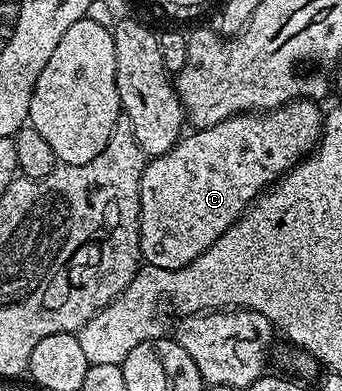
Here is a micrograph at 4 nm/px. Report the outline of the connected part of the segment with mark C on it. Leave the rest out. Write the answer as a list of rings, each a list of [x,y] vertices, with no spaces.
[[[294,100],[288,104],[282,104],[279,108],[268,108],[265,112],[245,112],[237,116],[231,116],[228,120],[217,122],[208,128],[200,128],[192,131],[190,134],[184,135],[179,143],[174,144],[168,152],[148,159],[145,170],[141,174],[141,186],[139,187],[139,254],[146,263],[164,268],[172,272],[181,266],[185,266],[189,262],[193,262],[193,258],[197,258],[205,250],[209,250],[209,246],[213,246],[213,242],[217,242],[217,238],[221,238],[221,234],[225,234],[225,230],[229,230],[229,226],[233,226],[238,222],[240,216],[250,208],[252,202],[259,197],[259,193],[270,189],[280,178],[287,175],[300,160],[304,160],[306,156],[310,156],[315,150],[319,137],[323,134],[324,113],[319,113],[320,105],[314,100]]]

